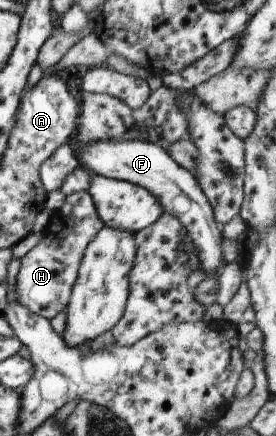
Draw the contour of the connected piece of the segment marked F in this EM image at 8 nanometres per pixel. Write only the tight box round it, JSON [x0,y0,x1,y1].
[71,140,223,278]

